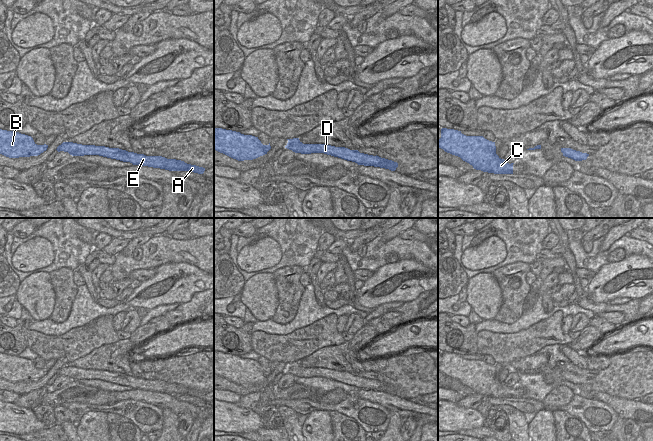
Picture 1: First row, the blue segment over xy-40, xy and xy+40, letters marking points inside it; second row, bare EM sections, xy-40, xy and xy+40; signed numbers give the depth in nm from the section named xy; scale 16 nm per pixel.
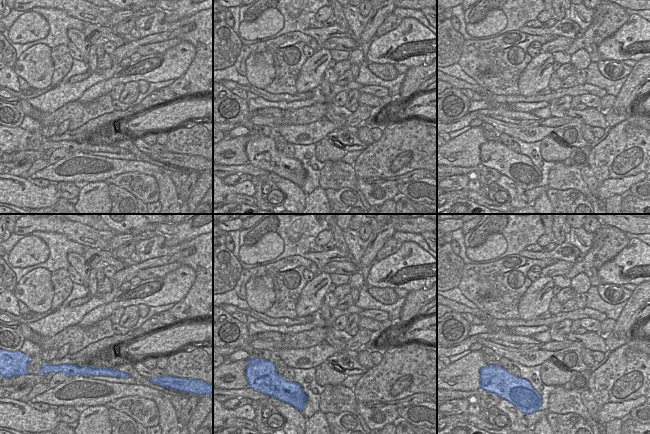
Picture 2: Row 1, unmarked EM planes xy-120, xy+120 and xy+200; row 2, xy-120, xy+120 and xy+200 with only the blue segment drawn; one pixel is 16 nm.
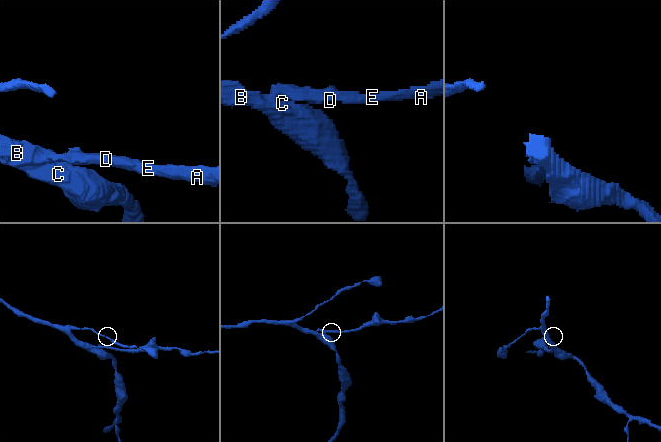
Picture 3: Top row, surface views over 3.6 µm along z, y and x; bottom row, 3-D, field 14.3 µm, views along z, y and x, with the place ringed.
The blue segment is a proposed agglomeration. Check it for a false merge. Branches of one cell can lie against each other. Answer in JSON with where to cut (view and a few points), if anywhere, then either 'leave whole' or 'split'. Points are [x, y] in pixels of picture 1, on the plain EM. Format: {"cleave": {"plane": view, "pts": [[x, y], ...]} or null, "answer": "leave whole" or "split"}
{"cleave": {"plane": "xy-40", "pts": [[43, 369], [41, 376]]}, "answer": "split"}

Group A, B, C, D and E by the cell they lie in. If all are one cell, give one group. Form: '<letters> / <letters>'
A D E / B C

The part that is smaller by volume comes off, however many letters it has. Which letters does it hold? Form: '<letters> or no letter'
A, D, E.

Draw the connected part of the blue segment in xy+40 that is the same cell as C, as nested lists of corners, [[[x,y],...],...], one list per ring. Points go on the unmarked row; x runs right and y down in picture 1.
[[[441,353],[438,371],[460,381],[476,394],[494,398],[513,398],[513,388],[496,378],[495,366],[483,360],[466,360],[454,353]]]

